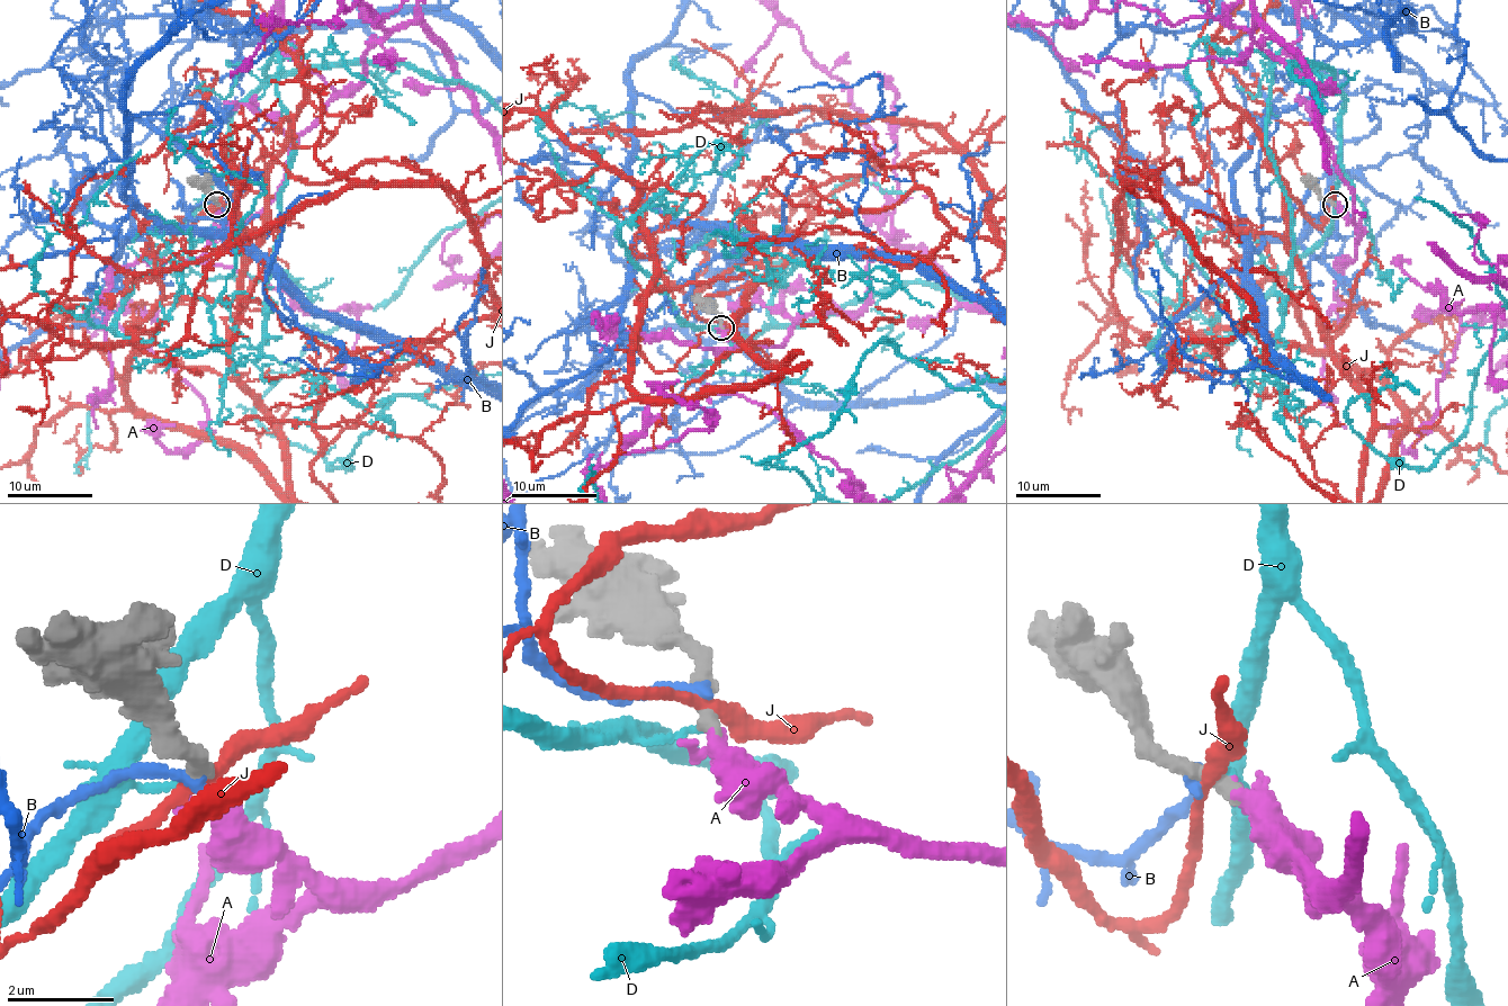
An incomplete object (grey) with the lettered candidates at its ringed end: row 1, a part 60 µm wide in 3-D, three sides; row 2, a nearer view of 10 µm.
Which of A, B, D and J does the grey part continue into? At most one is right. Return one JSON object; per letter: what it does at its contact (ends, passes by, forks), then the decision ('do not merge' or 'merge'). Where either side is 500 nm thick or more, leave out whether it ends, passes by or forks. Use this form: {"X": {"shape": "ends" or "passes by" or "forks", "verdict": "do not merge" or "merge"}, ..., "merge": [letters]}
{"A": {"shape": "ends", "verdict": "merge"}, "B": {"shape": "ends", "verdict": "do not merge"}, "D": {"shape": "ends", "verdict": "do not merge"}, "J": {"shape": "passes by", "verdict": "do not merge"}, "merge": ["A"]}

